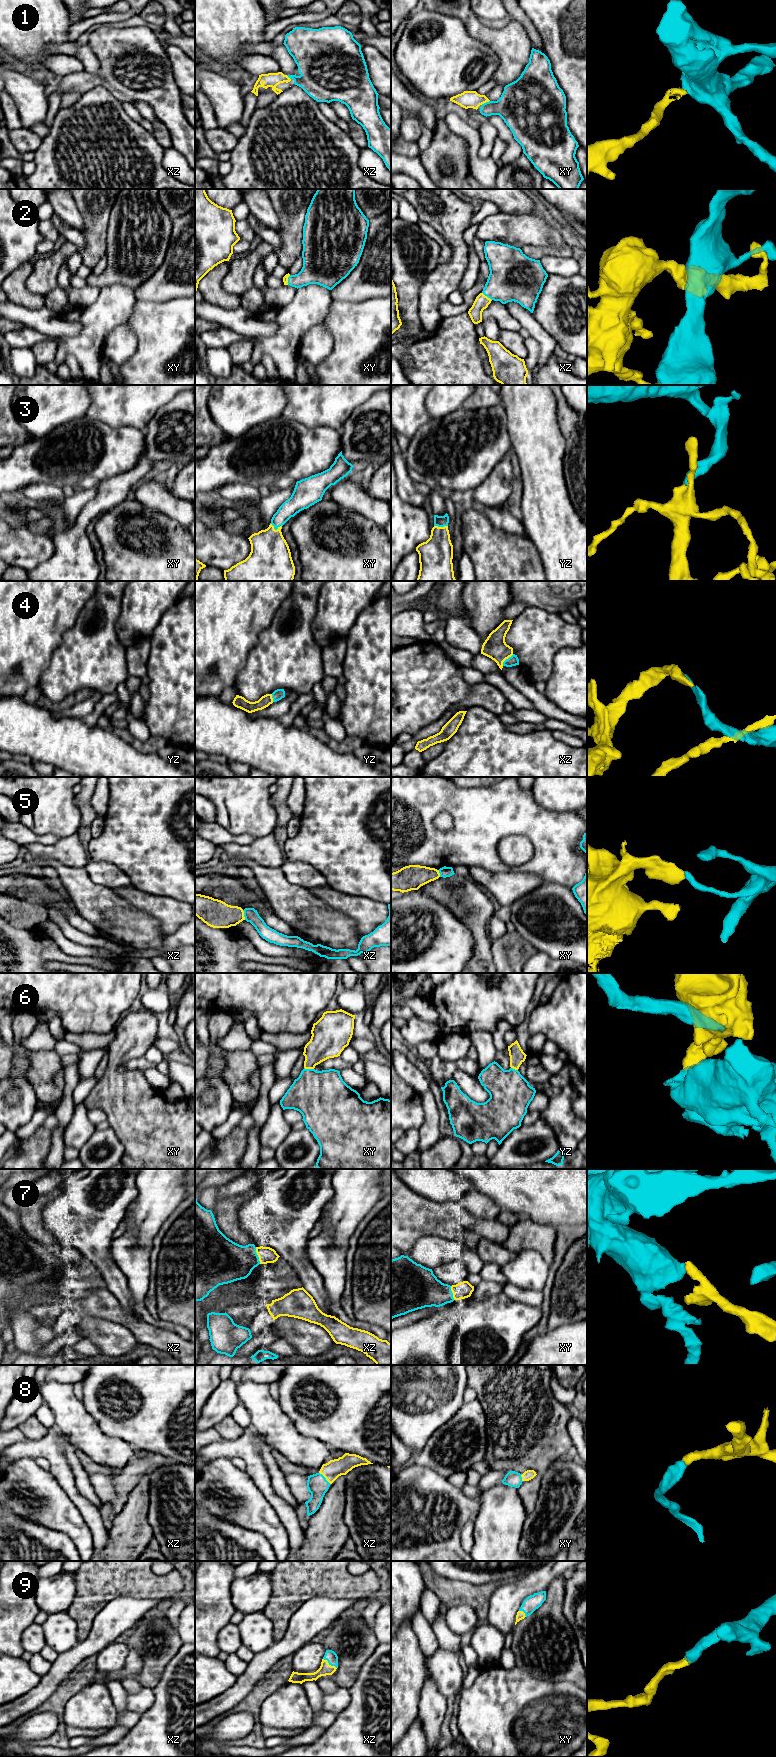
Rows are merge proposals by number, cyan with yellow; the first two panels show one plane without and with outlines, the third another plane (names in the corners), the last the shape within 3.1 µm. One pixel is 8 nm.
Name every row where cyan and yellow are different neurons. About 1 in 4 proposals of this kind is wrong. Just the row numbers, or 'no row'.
5

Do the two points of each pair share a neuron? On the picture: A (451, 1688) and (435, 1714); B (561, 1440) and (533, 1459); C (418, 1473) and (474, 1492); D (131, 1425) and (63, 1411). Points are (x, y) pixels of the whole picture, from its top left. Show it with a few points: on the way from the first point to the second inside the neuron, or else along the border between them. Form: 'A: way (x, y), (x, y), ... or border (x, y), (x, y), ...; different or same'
A: border (431, 1678), (436, 1688), (446, 1698); different
B: way (554, 1441), (551, 1441), (540, 1452); same
C: border (460, 1489), (465, 1495), (477, 1498); different
D: border (82, 1400), (86, 1410), (108, 1436); different

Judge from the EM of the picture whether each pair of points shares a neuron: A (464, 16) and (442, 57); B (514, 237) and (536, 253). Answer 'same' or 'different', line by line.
A: different
B: different

